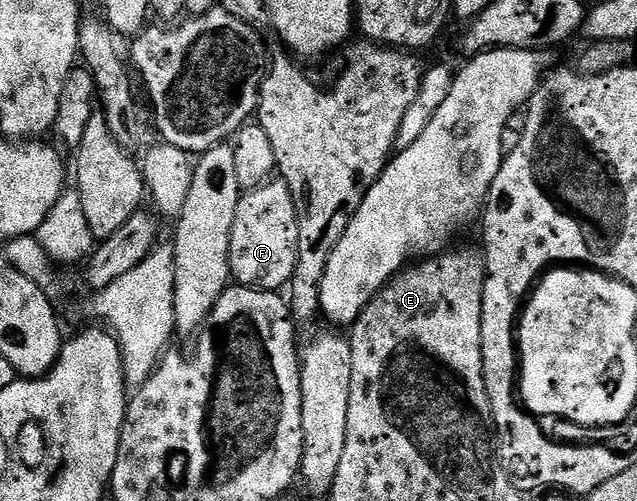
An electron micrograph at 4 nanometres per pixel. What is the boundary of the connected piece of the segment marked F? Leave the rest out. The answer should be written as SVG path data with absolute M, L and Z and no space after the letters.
M269 179L255 189L241 192L238 211L234 211L234 227L230 227L230 277L235 284L248 289L280 291L291 282L298 259L298 211L288 184Z

